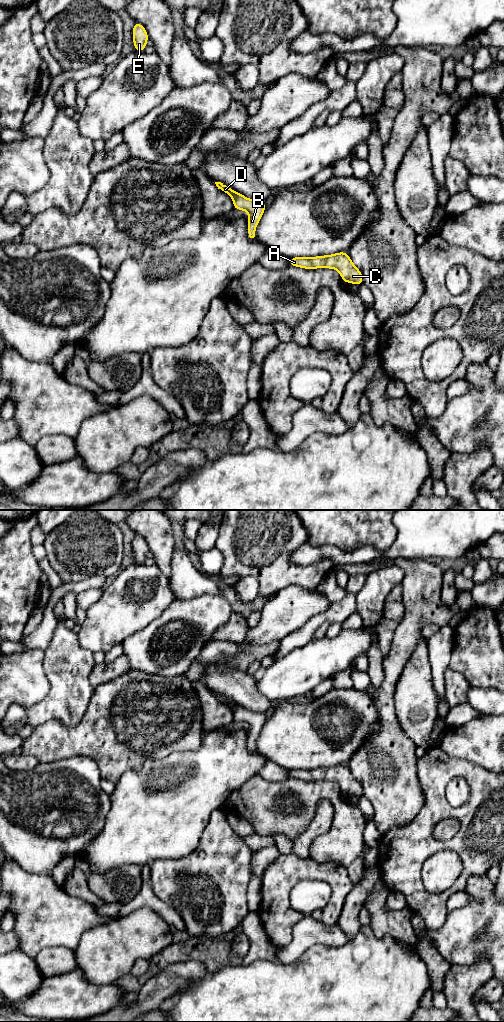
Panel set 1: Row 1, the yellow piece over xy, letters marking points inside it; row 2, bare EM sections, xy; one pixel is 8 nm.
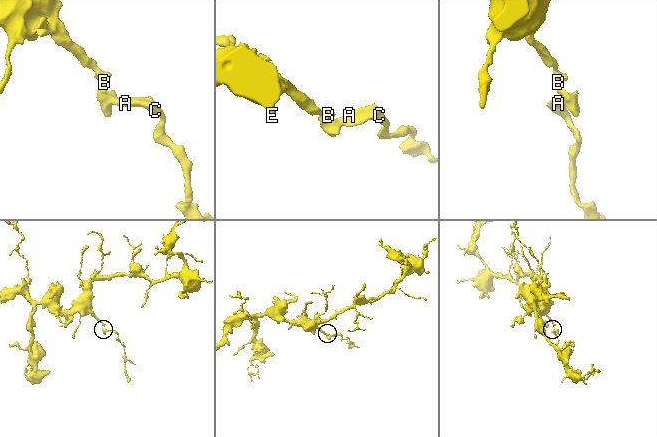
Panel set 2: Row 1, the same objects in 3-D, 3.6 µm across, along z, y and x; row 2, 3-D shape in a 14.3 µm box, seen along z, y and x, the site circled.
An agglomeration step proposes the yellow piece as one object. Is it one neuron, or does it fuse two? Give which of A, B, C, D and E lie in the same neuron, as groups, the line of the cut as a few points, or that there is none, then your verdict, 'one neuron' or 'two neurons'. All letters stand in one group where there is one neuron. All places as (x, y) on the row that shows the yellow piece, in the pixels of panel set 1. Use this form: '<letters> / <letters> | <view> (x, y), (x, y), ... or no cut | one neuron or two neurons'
A B C D E | no cut | one neuron

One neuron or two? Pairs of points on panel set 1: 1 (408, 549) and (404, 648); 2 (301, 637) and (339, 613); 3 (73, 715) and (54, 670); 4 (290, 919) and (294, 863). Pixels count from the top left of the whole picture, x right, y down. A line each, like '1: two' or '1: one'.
1: two
2: one
3: one
4: one

